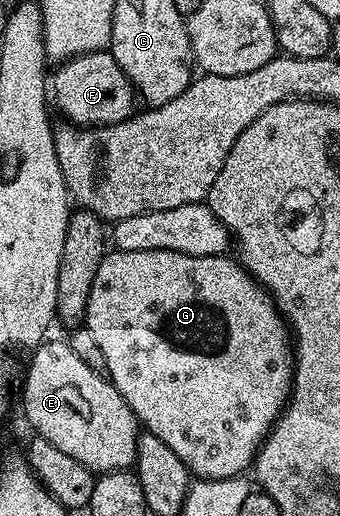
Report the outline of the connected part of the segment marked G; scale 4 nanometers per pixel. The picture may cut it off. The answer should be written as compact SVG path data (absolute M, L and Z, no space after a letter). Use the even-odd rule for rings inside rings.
M164 249L151 251L119 251L111 250L103 255L100 269L96 269L96 277L92 281L92 293L88 293L86 318L84 325L92 329L92 337L104 352L104 361L108 361L108 378L114 388L124 397L124 401L138 418L139 424L149 434L160 437L180 461L190 471L191 476L198 479L233 479L243 474L242 470L249 468L257 457L274 423L282 414L290 389L294 386L294 352L292 350L292 335L288 324L269 291L242 266L241 263L226 255L189 255Z

